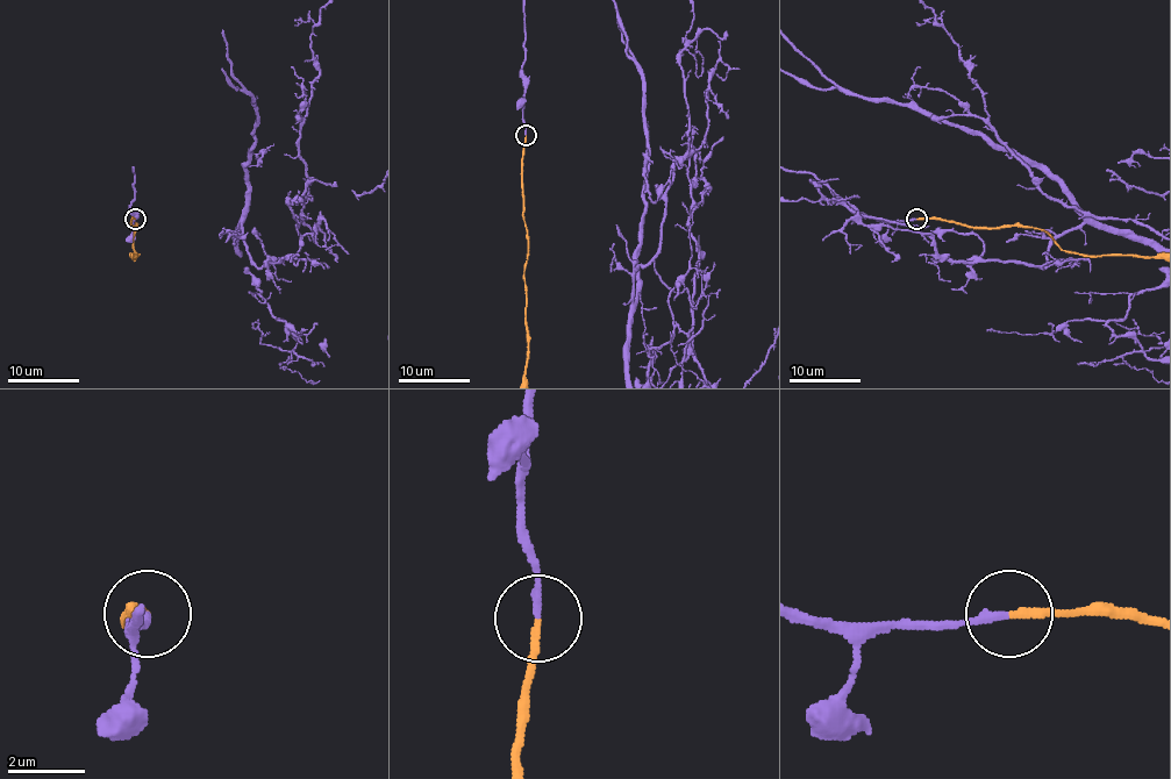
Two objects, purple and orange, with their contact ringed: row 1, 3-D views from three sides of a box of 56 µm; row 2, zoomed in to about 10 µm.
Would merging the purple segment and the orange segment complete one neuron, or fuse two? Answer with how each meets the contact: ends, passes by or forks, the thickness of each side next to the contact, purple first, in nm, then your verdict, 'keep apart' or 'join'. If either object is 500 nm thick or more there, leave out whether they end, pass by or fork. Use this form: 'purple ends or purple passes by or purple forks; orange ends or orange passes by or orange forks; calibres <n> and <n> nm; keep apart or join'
purple ends; orange ends; calibres 190 and 180 nm; join

